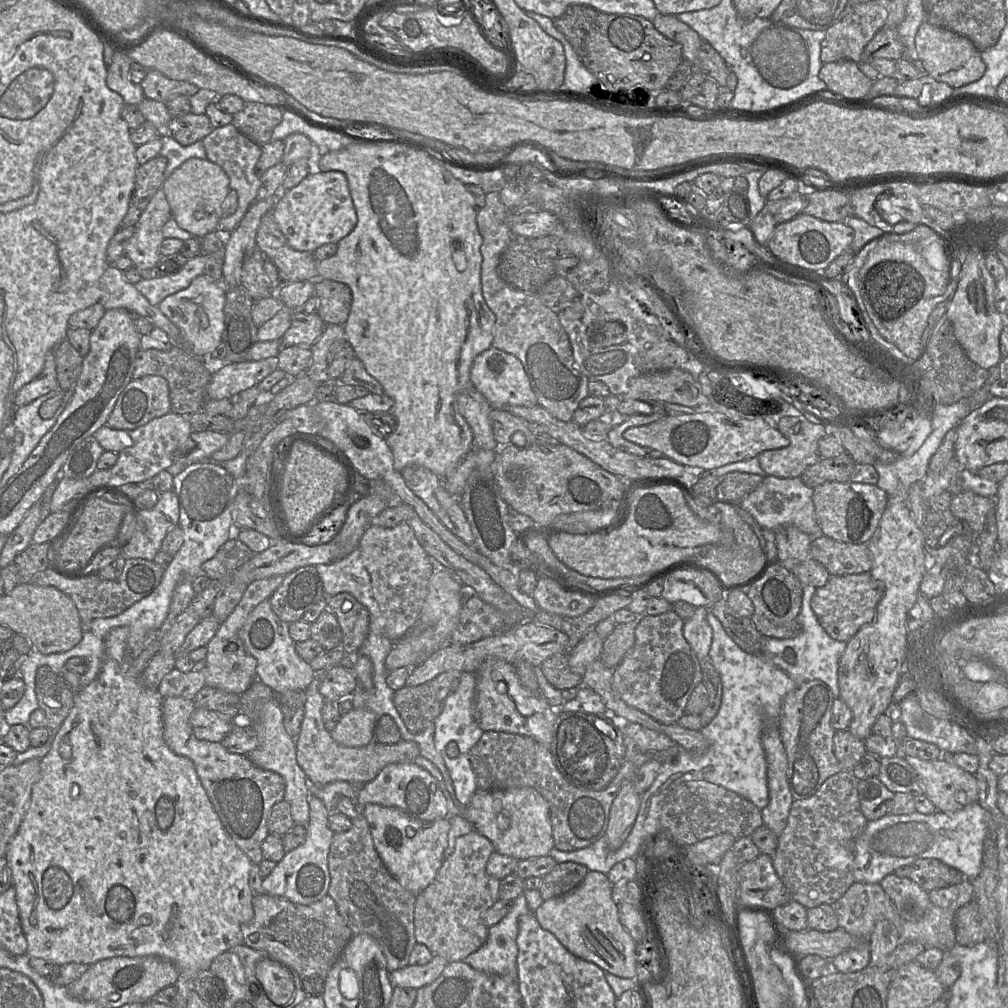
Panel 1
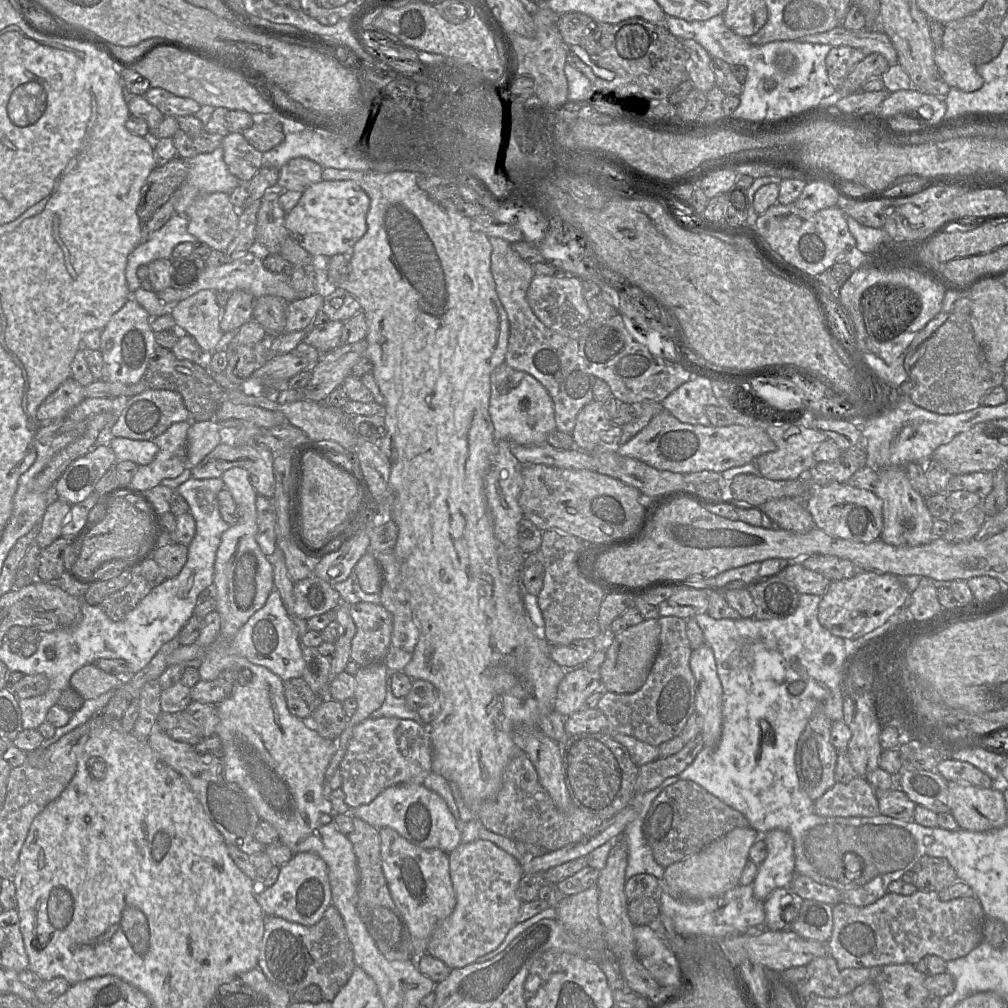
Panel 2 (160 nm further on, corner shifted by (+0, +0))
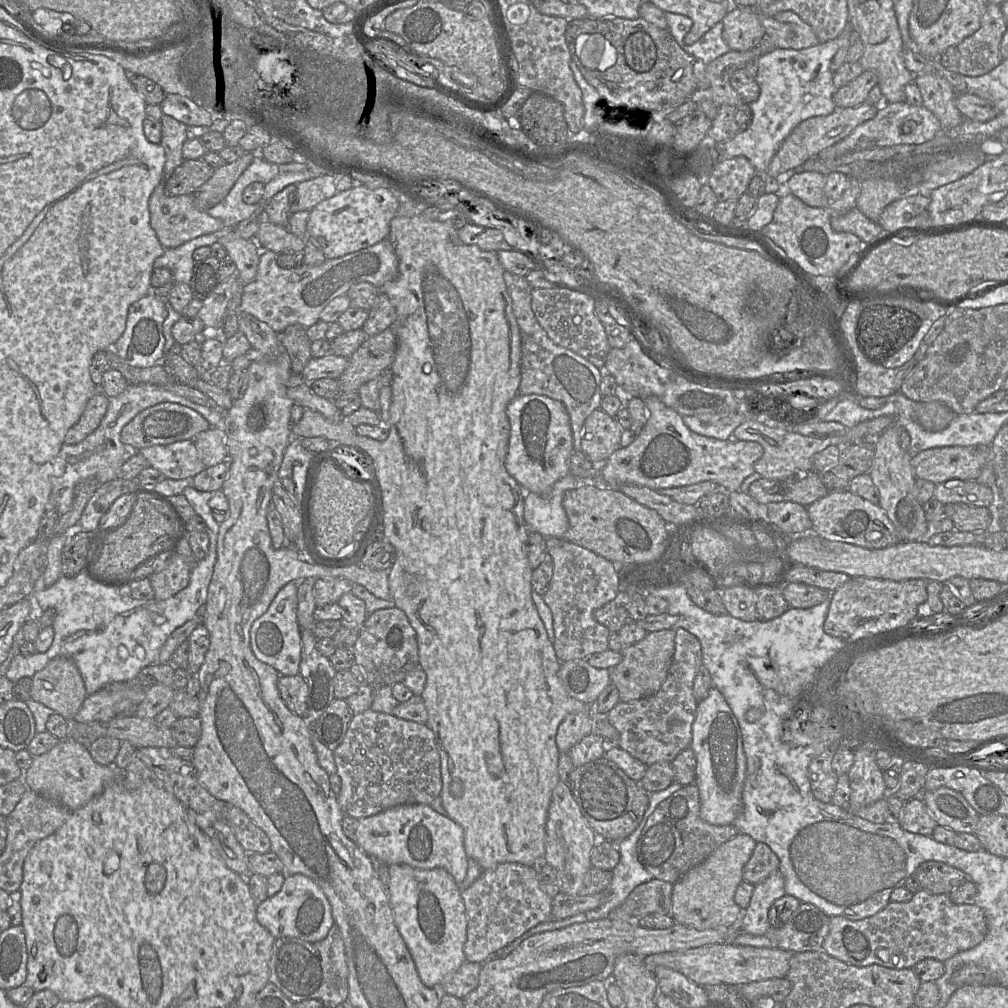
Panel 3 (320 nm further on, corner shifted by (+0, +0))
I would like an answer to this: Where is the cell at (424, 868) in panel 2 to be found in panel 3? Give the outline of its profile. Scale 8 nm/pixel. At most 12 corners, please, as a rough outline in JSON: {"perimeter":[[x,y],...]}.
{"perimeter":[[388,866],[396,927],[423,984],[466,962],[461,890],[443,868]]}

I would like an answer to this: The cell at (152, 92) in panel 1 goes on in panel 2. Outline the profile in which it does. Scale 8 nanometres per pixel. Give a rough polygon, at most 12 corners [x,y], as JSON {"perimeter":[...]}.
{"perimeter":[[150,87],[146,100],[165,117],[195,115],[201,105]]}

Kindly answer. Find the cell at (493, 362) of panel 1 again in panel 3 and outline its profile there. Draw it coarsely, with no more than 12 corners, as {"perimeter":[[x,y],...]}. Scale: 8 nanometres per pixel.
{"perimeter":[[544,395],[507,405],[507,472],[550,492],[574,451],[567,410]]}

